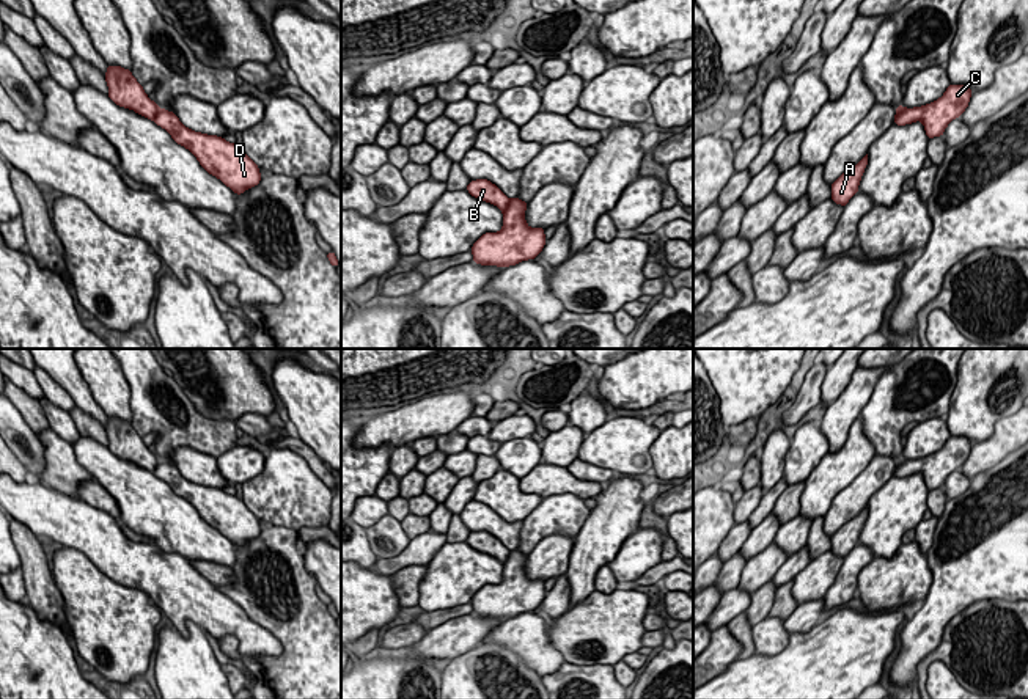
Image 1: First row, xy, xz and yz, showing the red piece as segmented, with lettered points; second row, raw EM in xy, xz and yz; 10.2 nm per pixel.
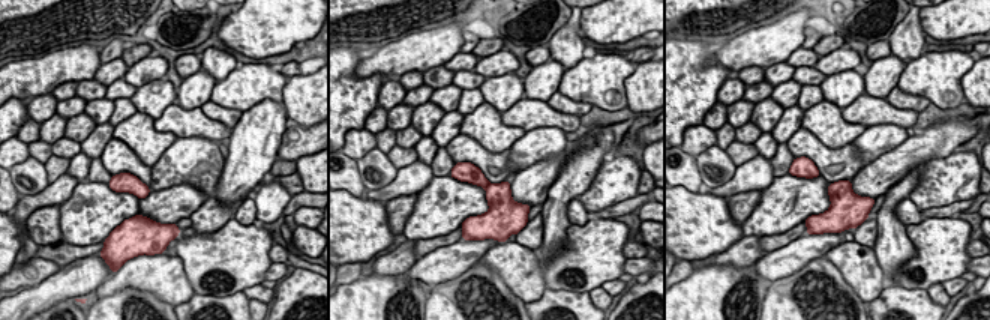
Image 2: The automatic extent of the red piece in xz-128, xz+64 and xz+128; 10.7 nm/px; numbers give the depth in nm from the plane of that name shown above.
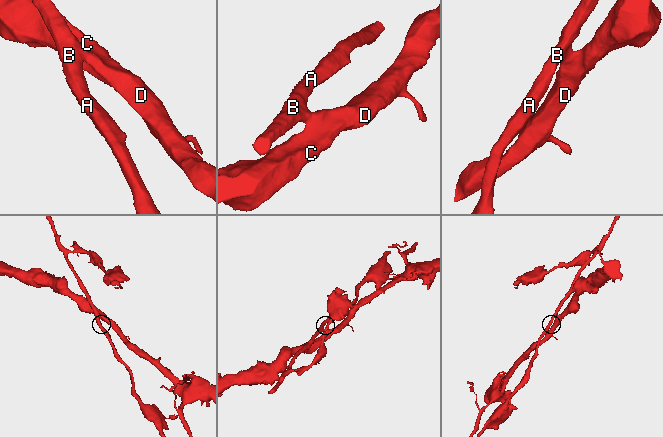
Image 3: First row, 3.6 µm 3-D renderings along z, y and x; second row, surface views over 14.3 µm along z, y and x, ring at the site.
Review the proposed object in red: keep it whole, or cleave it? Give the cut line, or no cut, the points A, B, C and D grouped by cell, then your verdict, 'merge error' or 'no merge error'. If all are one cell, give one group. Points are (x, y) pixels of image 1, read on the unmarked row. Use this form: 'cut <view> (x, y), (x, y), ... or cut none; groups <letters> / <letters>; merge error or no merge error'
cut xz (511, 552), (503, 564); groups A B / C D; merge error

